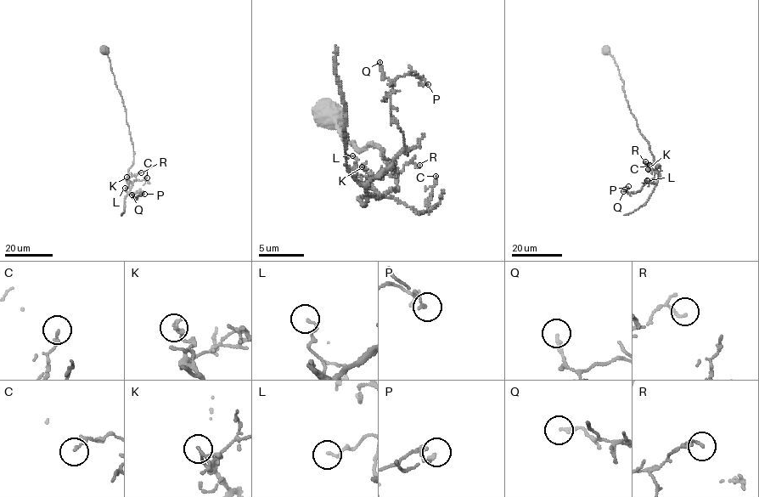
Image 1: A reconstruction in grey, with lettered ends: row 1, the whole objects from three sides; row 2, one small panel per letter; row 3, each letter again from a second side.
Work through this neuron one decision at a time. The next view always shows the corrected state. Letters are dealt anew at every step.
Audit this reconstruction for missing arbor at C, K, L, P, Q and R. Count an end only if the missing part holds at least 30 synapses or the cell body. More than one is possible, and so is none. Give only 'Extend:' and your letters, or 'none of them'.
Extend: none of them

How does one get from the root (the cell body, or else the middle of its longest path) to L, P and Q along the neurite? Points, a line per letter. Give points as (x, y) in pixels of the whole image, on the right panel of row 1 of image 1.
L: (606, 50), (617, 67), (631, 113), (649, 145), (660, 175), (659, 177), (655, 172), (654, 177), (647, 180)
P: (606, 50), (617, 67), (631, 113), (660, 175), (654, 183), (647, 183), (635, 193), (629, 193), (628, 186)
Q: (606, 50), (617, 67), (631, 113), (649, 145), (660, 175), (654, 183), (647, 183), (635, 193), (623, 191)

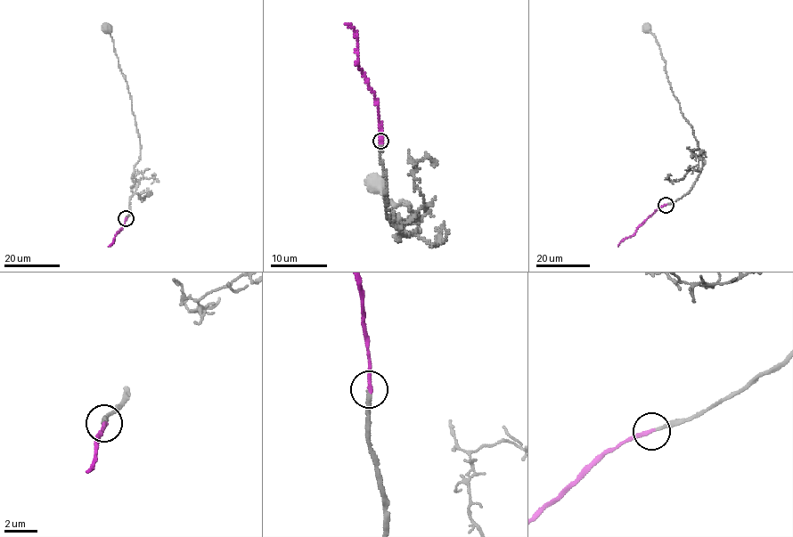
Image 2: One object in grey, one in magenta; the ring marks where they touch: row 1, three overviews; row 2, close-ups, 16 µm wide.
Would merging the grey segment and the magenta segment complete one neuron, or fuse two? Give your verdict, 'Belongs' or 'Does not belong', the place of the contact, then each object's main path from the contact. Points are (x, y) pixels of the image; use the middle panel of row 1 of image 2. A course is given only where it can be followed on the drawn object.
Belongs. Place: (380, 141). Course of grey: (380, 141), (388, 217), (396, 237), (419, 231), (420, 221), (407, 204), (387, 201), (374, 184). Course of magenta: (380, 141), (377, 100), (357, 62), (356, 33), (344, 24)

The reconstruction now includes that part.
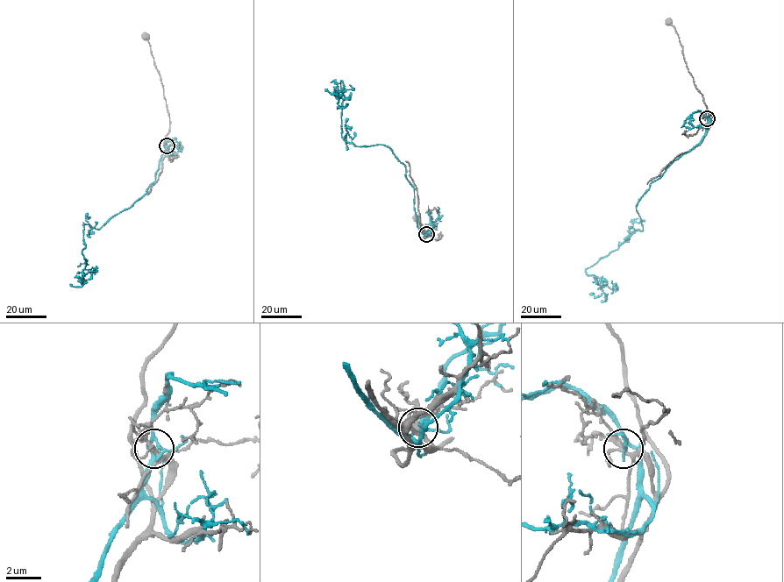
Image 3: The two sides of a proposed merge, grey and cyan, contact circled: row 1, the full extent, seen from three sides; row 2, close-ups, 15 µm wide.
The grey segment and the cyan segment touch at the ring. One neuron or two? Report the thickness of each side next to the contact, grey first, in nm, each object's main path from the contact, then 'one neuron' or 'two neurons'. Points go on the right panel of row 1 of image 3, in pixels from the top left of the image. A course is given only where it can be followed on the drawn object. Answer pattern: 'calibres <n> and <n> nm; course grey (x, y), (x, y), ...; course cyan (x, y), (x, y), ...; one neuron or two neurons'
calibres 200 and 120 nm; course grey (707, 118), (711, 123), (702, 95), (694, 84), (684, 60), (678, 34), (668, 22); course cyan (707, 118), (702, 139), (670, 164), (637, 202), (643, 229), (586, 269), (607, 282), (601, 295), (592, 294); two neurons

